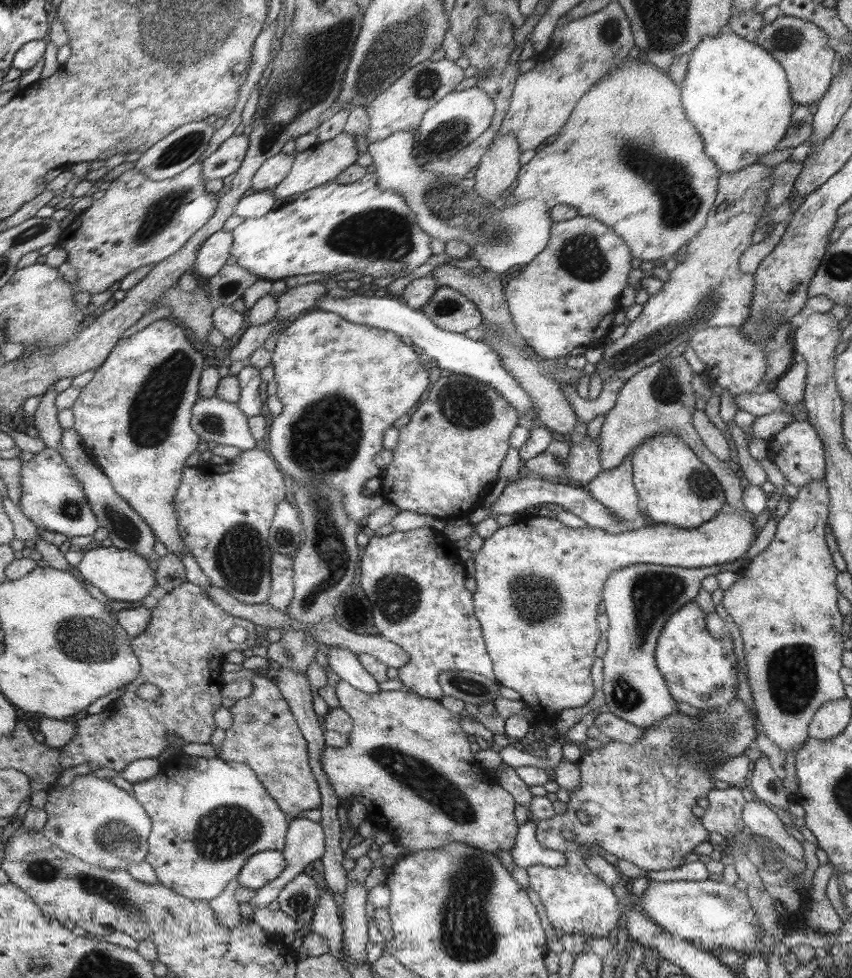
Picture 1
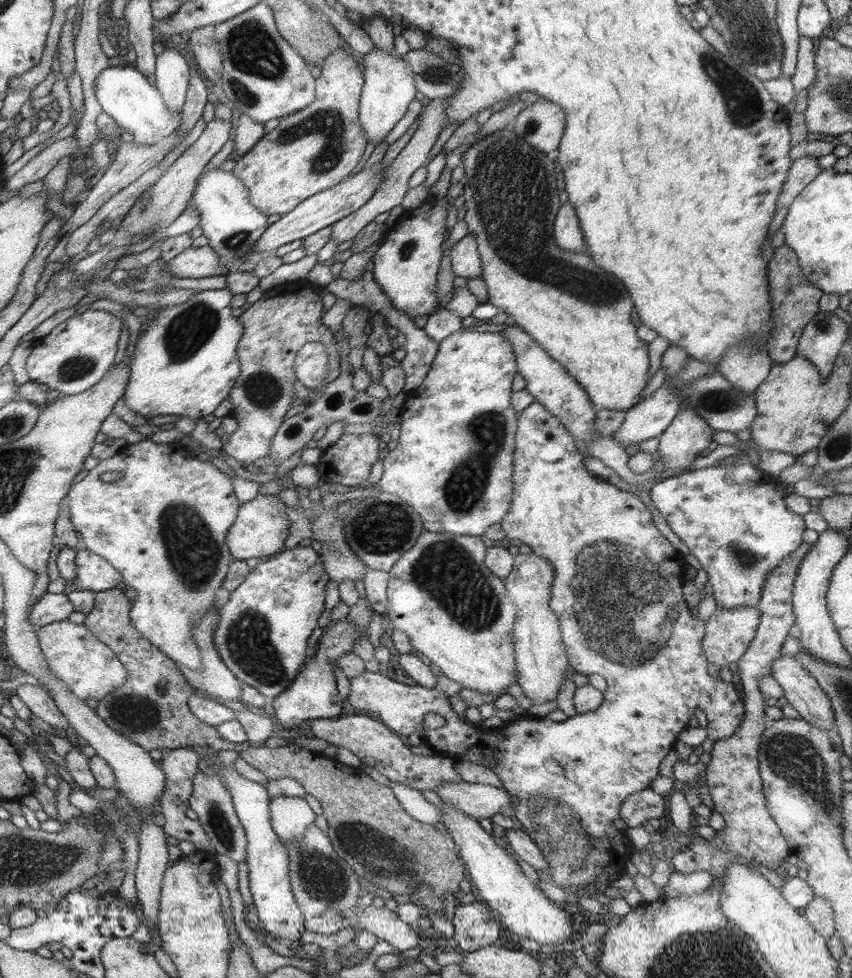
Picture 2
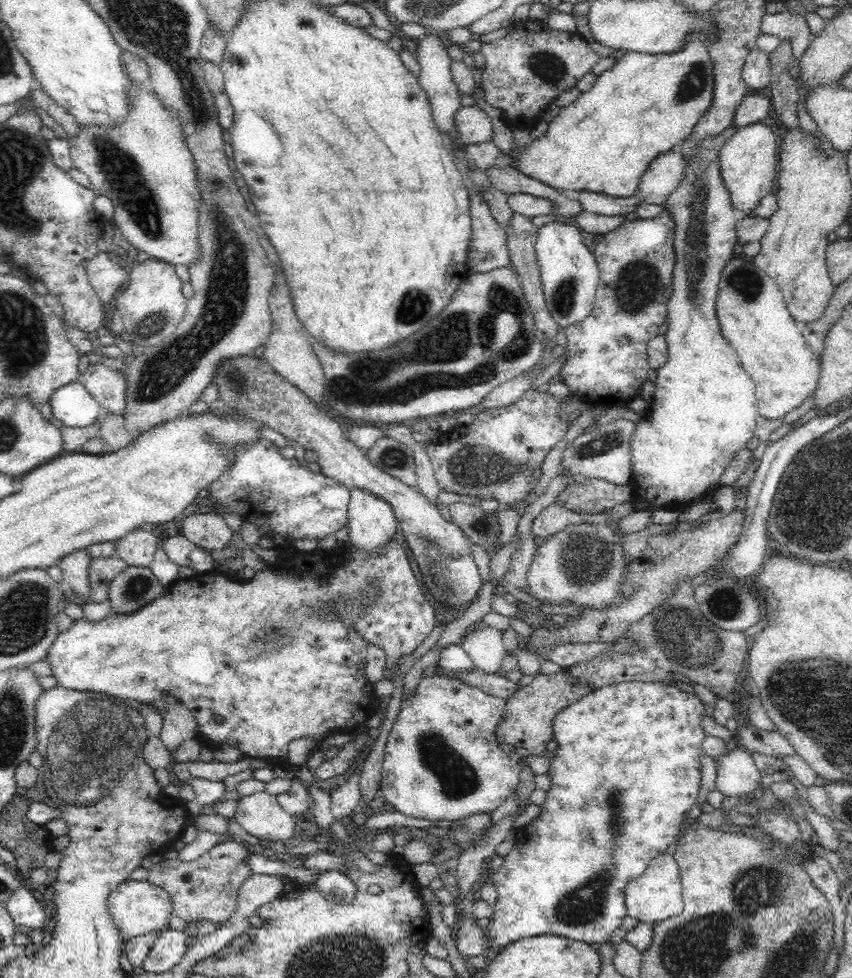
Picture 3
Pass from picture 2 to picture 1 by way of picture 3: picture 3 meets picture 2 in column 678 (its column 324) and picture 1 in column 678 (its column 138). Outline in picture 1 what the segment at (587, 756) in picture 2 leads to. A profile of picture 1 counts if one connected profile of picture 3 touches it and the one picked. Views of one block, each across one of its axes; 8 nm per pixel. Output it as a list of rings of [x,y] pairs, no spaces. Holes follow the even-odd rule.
[[[694,601],[672,614],[660,634],[655,657],[663,677],[670,687],[672,698],[694,708],[710,712],[717,706],[726,706],[737,698],[738,668],[734,644],[729,634],[714,639],[706,627],[707,611]]]

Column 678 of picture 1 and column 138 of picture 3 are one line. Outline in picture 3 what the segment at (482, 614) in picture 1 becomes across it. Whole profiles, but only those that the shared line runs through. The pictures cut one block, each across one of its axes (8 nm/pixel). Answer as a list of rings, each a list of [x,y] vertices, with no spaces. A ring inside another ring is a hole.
[[[139,527],[115,543],[116,557],[126,562],[127,567],[147,568],[153,562],[160,540],[149,527]]]

